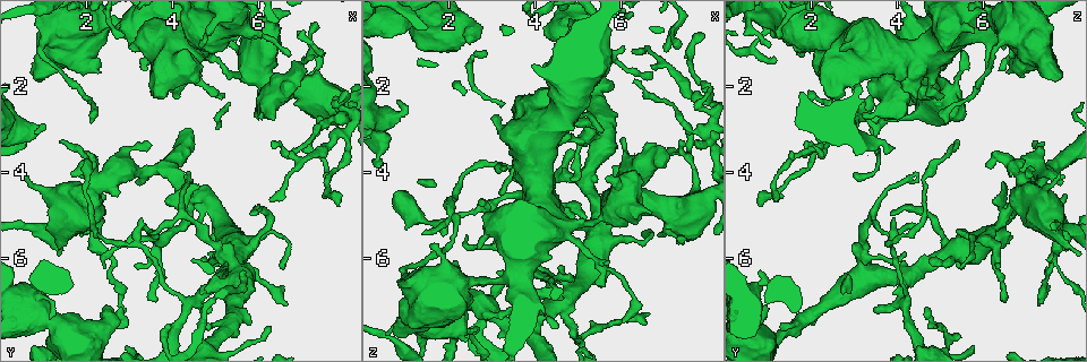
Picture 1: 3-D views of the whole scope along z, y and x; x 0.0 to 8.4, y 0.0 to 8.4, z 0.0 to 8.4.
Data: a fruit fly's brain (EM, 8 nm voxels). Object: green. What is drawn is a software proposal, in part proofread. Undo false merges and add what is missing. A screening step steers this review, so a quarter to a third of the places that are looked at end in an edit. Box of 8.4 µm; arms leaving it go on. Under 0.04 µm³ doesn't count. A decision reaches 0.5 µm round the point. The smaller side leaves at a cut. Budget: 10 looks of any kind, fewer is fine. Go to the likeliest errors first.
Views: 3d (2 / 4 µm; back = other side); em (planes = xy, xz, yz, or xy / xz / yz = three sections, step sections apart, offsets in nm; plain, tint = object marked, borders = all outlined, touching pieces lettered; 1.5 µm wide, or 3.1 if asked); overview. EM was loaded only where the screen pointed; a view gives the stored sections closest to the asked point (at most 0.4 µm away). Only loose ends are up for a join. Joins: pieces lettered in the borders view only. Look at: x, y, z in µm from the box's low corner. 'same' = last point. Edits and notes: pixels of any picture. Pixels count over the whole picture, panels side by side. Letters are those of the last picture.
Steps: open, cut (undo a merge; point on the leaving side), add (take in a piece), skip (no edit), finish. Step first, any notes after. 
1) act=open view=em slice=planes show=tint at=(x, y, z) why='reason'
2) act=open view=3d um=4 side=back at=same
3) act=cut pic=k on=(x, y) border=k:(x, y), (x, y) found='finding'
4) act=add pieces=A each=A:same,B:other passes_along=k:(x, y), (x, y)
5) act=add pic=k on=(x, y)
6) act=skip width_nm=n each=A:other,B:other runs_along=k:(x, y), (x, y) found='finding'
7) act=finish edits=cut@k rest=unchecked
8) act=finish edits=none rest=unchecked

act=open view=3d um=2 at=(1.40, 3.25, 5.45) why='end of a long branch'

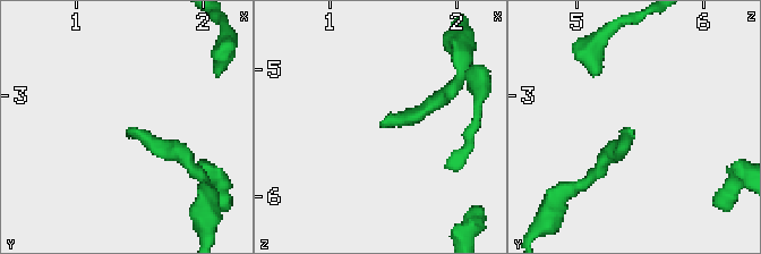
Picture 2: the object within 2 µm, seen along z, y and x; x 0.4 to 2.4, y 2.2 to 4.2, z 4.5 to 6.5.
act=open view=em slice=planes show=borders at=(1.40, 3.28, 5.44)

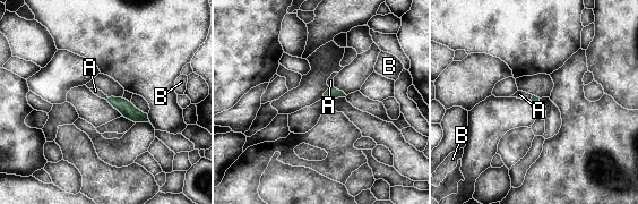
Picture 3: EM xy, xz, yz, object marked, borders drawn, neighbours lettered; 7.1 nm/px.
act=skip each=A:other,B:other border=3:(333, 84), (329, 87) found='none of them fits'

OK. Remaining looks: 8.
act=open view=em slice=planes show=plain at=(0.90, 1.90, 7.75) why='an open end'

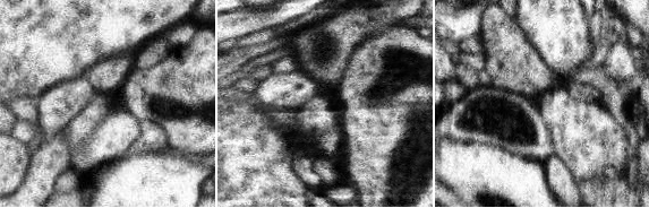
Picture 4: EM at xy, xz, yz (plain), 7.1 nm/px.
act=open view=em slice=planes show=borders at=same why='see the neighbours'

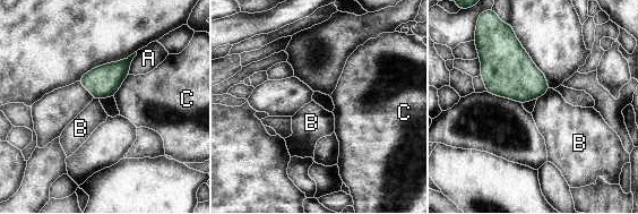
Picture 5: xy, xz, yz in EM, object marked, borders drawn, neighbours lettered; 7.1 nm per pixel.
act=skip each=A:other,B:other,C:other border=5:(550, 88), (536, 99) found='none of them fits'

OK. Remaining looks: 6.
act=open view=em slice=xz step=8 show=tint at=(2.30, 1.70, 6.60) why='branch stops here'

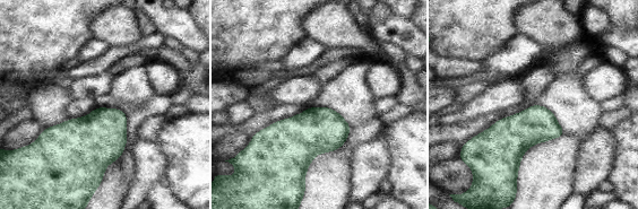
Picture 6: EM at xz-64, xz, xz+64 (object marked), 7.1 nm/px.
act=open view=em slice=planes show=borders at=same why='cut it another way'

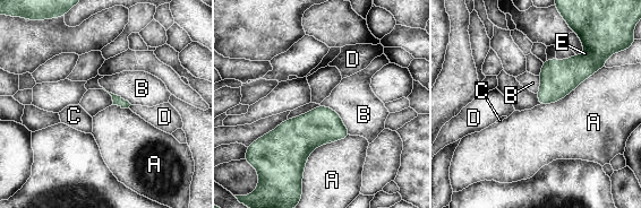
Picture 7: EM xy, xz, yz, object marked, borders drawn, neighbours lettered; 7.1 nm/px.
act=skip longest_contact=A:550nm each=A:other,B:other,C:other,D:other,E:other border=7:(605, 67), (562, 98), (539, 105) found='none of them fits'

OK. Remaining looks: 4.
act=open view=3d um=4 at=(5.60, 1.75, 3.05) why='thin end'

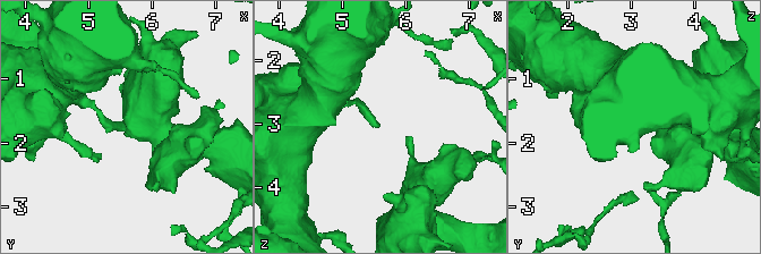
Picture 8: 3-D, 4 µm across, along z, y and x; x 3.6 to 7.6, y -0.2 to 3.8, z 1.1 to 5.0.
act=open view=em slice=planes show=borders at=(5.60, 1.70, 3.10) why='shape alone is not enough'

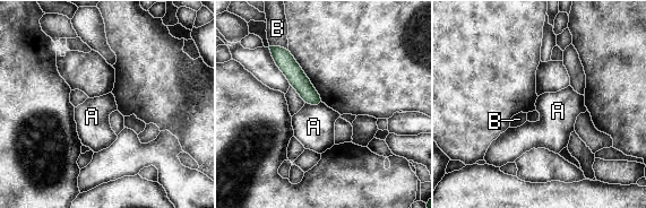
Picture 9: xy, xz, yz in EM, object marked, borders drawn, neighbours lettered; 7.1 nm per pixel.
act=skip each=A:other,B:other runs_along=9:(277, 61), (319, 101) found='no lettered piece goes on from it'

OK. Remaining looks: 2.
act=finish edits=none rest=unchecked

